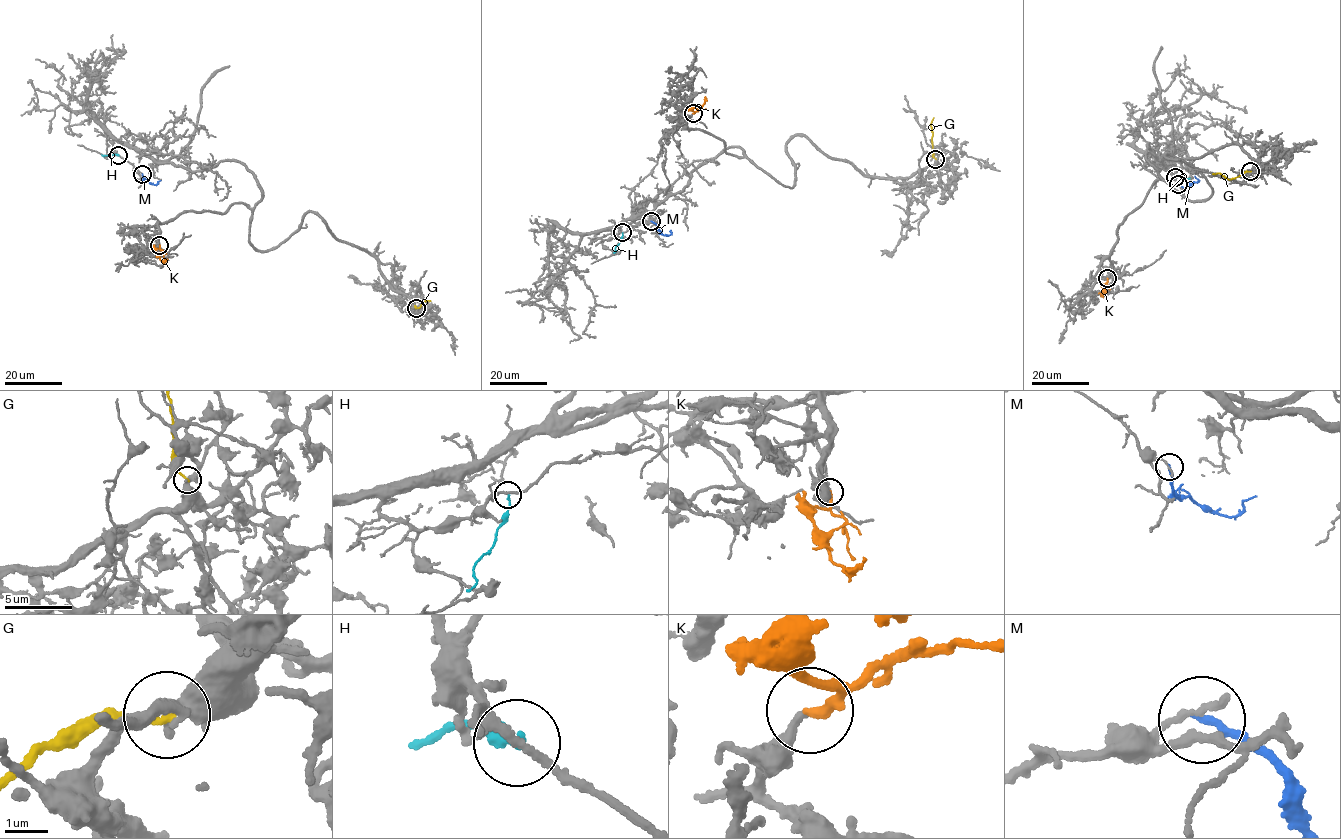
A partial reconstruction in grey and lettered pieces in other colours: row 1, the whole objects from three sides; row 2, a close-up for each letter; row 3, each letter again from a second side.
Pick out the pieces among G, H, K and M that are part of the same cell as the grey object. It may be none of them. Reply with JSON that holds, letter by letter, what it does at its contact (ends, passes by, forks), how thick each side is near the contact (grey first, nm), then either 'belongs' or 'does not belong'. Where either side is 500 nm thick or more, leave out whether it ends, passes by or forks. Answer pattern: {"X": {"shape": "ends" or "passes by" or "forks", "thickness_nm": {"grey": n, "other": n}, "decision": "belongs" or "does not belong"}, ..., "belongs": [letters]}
{"G": {"shape": "ends", "thickness_nm": {"grey": 440, "other": 140}, "decision": "does not belong"}, "H": {"shape": "ends", "thickness_nm": {"grey": 160, "other": 150}, "decision": "does not belong"}, "K": {"shape": "ends", "thickness_nm": {"grey": 240, "other": 240}, "decision": "belongs"}, "M": {"shape": "ends", "thickness_nm": {"grey": 180, "other": 170}, "decision": "does not belong"}, "belongs": ["K"]}

